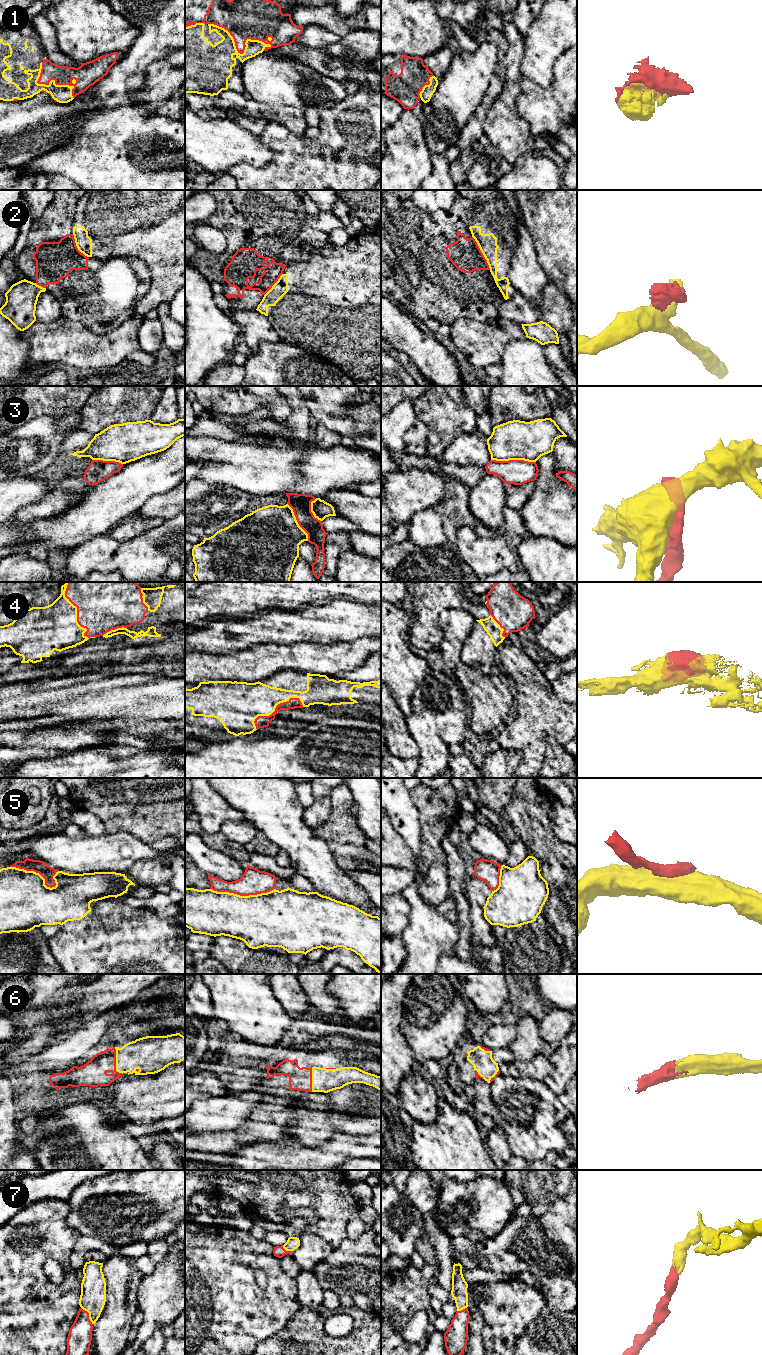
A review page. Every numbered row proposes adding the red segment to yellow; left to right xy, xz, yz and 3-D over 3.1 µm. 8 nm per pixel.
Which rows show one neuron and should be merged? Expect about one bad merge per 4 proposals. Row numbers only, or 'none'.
1, 4, 6, 7

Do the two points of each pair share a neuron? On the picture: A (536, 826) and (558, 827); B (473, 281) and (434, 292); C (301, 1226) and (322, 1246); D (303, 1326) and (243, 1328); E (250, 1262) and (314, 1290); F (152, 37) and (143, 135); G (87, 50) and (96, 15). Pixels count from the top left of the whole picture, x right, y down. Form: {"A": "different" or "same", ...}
{"A": "different", "B": "same", "C": "different", "D": "different", "E": "different", "F": "same", "G": "same"}

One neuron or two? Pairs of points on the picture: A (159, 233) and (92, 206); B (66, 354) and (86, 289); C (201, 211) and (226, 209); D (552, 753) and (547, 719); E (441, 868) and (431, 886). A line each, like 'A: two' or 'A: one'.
A: one
B: two
C: two
D: two
E: one

